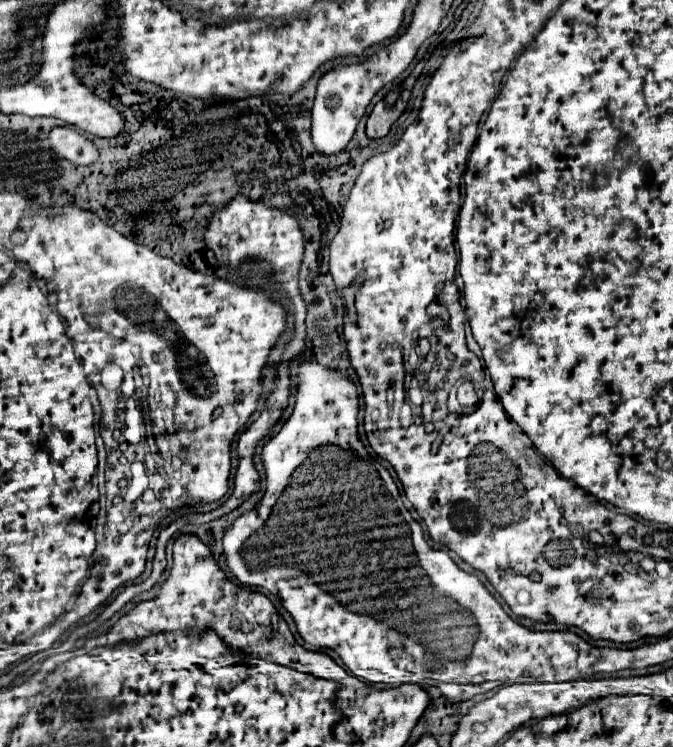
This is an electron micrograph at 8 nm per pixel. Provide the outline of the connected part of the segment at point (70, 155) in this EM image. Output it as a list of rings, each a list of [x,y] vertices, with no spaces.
[[[69,126],[53,128],[49,134],[49,142],[59,156],[73,164],[93,164],[99,158],[93,142]]]

